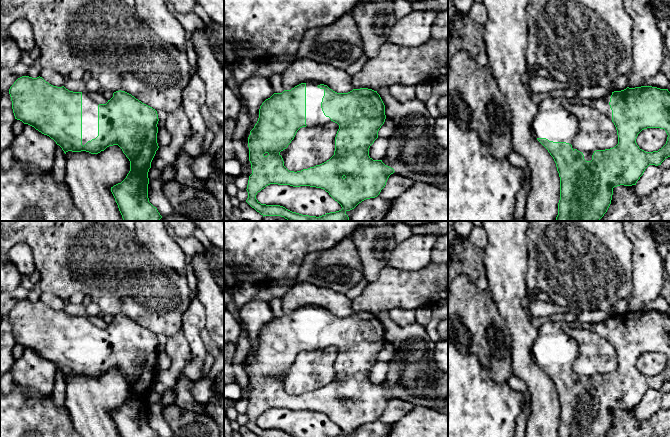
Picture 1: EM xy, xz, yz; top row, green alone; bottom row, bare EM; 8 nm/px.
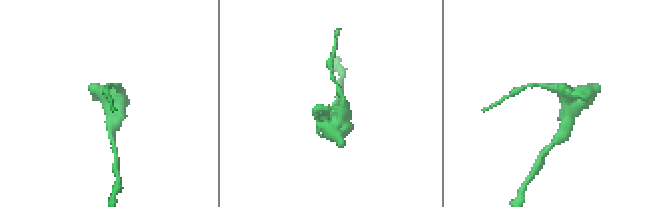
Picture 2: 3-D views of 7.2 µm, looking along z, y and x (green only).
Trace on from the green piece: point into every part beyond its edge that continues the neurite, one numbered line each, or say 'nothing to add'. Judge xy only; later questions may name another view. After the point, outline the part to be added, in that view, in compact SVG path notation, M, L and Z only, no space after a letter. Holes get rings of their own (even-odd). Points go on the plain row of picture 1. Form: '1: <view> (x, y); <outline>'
1: xy (89, 331); M82 316L82 369L98 360L98 327Z

